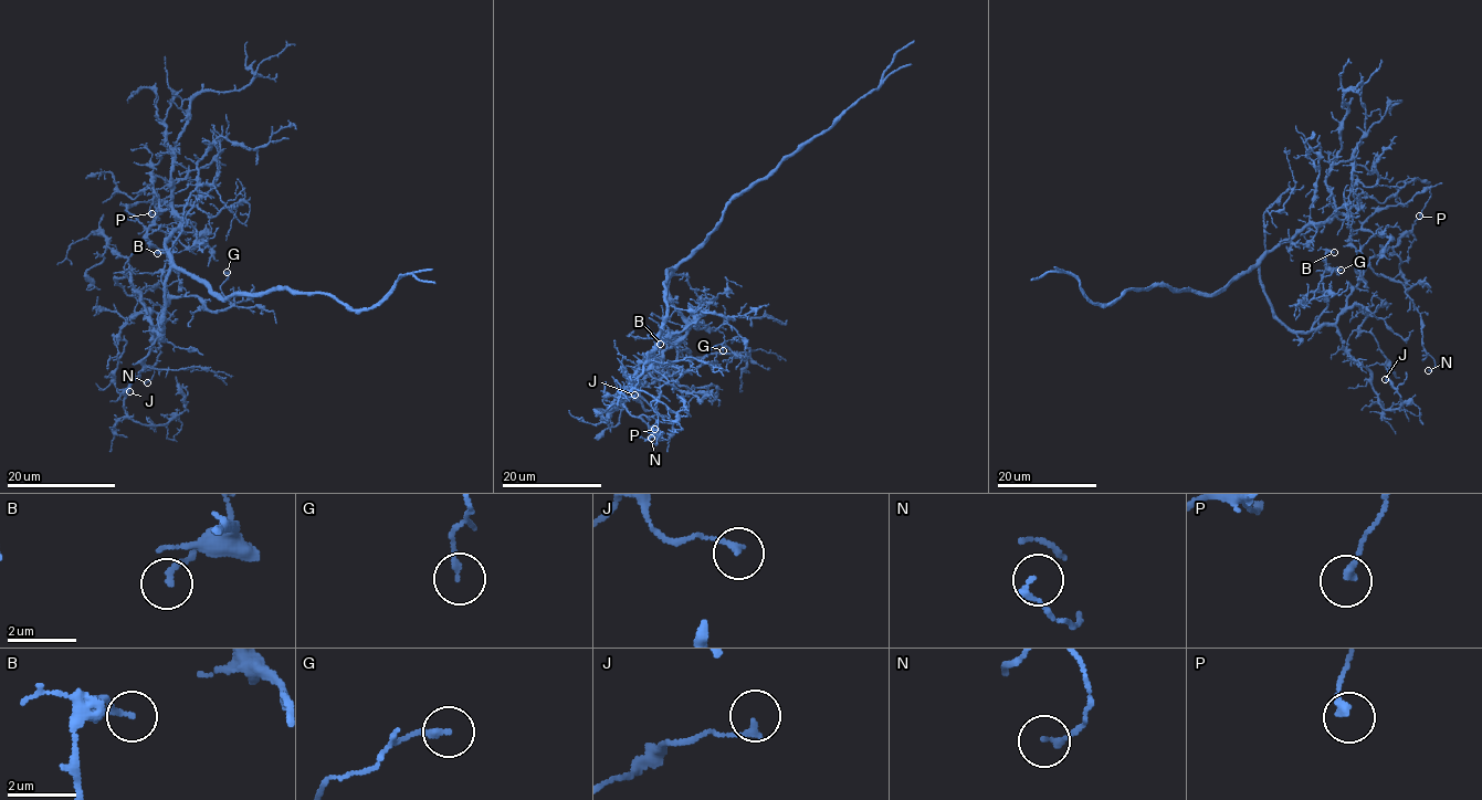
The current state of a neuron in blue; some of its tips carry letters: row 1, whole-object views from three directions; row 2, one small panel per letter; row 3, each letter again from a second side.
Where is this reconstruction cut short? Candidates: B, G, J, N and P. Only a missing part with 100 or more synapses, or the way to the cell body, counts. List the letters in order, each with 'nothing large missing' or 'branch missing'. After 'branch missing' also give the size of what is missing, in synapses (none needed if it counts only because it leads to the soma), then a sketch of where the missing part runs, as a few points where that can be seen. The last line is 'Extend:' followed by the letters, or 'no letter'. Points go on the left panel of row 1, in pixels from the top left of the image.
B: nothing large missing
G: nothing large missing
J: nothing large missing
N: nothing large missing
P: nothing large missing
Extend: no letter

